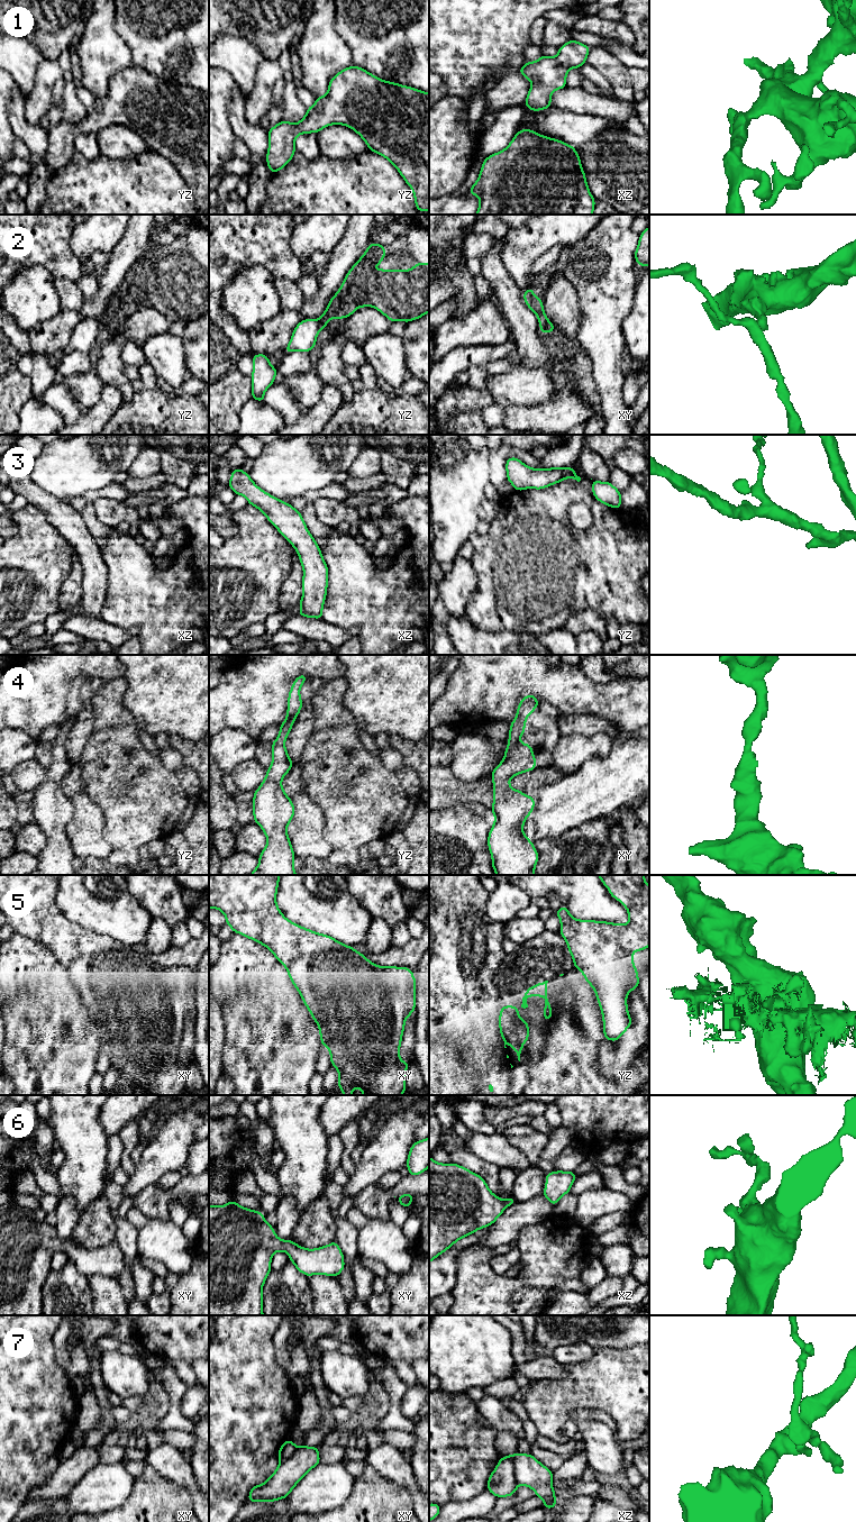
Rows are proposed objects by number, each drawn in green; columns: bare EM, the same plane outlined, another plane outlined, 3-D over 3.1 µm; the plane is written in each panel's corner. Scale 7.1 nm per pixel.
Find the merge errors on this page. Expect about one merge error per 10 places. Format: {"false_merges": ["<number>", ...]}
{"false_merges": ["2", "7"]}

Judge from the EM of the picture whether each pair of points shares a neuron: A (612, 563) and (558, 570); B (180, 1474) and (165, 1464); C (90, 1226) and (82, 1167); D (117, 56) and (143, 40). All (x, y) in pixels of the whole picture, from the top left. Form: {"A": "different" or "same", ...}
{"A": "same", "B": "same", "C": "different", "D": "different"}

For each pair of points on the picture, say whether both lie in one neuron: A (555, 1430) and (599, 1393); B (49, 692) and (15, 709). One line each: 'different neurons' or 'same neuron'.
A: same neuron
B: same neuron

